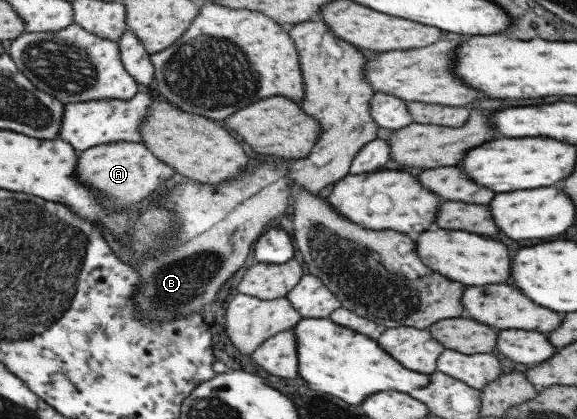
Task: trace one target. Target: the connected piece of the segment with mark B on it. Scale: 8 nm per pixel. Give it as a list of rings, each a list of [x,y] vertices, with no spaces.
[[[318,18],[289,25],[287,26],[287,32],[289,38],[292,40],[292,43],[295,45],[302,79],[304,79],[304,97],[302,98],[302,103],[300,103],[299,107],[307,116],[316,119],[317,123],[320,124],[321,127],[320,135],[317,137],[312,150],[310,150],[310,154],[302,158],[302,160],[298,159],[286,161],[281,159],[280,163],[260,163],[260,165],[256,165],[254,169],[248,169],[248,171],[244,169],[240,177],[236,177],[236,179],[228,179],[228,181],[220,183],[218,187],[212,187],[212,185],[208,187],[208,184],[200,183],[182,183],[181,185],[174,186],[174,189],[170,189],[170,193],[164,193],[164,195],[166,195],[166,197],[164,197],[164,199],[166,199],[164,203],[168,203],[168,197],[170,197],[170,201],[172,201],[172,209],[174,209],[174,213],[176,213],[176,223],[178,223],[178,235],[176,235],[176,241],[174,241],[172,245],[168,245],[168,249],[166,249],[166,251],[162,251],[162,255],[160,255],[160,257],[156,257],[156,259],[142,259],[142,261],[138,261],[138,273],[140,273],[142,283],[140,283],[138,293],[136,293],[136,307],[133,307],[133,314],[136,317],[146,316],[149,320],[158,322],[161,325],[164,320],[171,320],[174,316],[185,316],[194,312],[200,313],[202,305],[206,305],[207,303],[214,301],[218,287],[220,287],[220,285],[222,285],[222,283],[224,283],[224,281],[232,275],[232,271],[235,272],[236,269],[240,269],[240,267],[242,267],[242,264],[246,261],[246,255],[248,255],[248,251],[250,251],[250,247],[252,247],[252,241],[254,241],[254,239],[256,239],[256,237],[258,237],[258,235],[266,229],[266,223],[274,219],[276,215],[281,216],[282,213],[284,213],[288,206],[288,197],[291,196],[289,189],[292,188],[292,184],[296,184],[301,188],[307,189],[310,193],[318,193],[322,187],[334,184],[342,179],[342,177],[345,177],[348,174],[348,169],[350,169],[350,163],[356,156],[356,153],[358,153],[358,150],[366,145],[366,143],[376,138],[376,129],[378,129],[378,126],[372,117],[370,117],[369,112],[369,103],[373,94],[373,89],[365,78],[366,59],[364,58],[364,55],[362,55],[360,48],[349,44],[347,41],[341,40],[339,37],[336,37],[332,33],[332,30],[327,28],[327,25]]]

